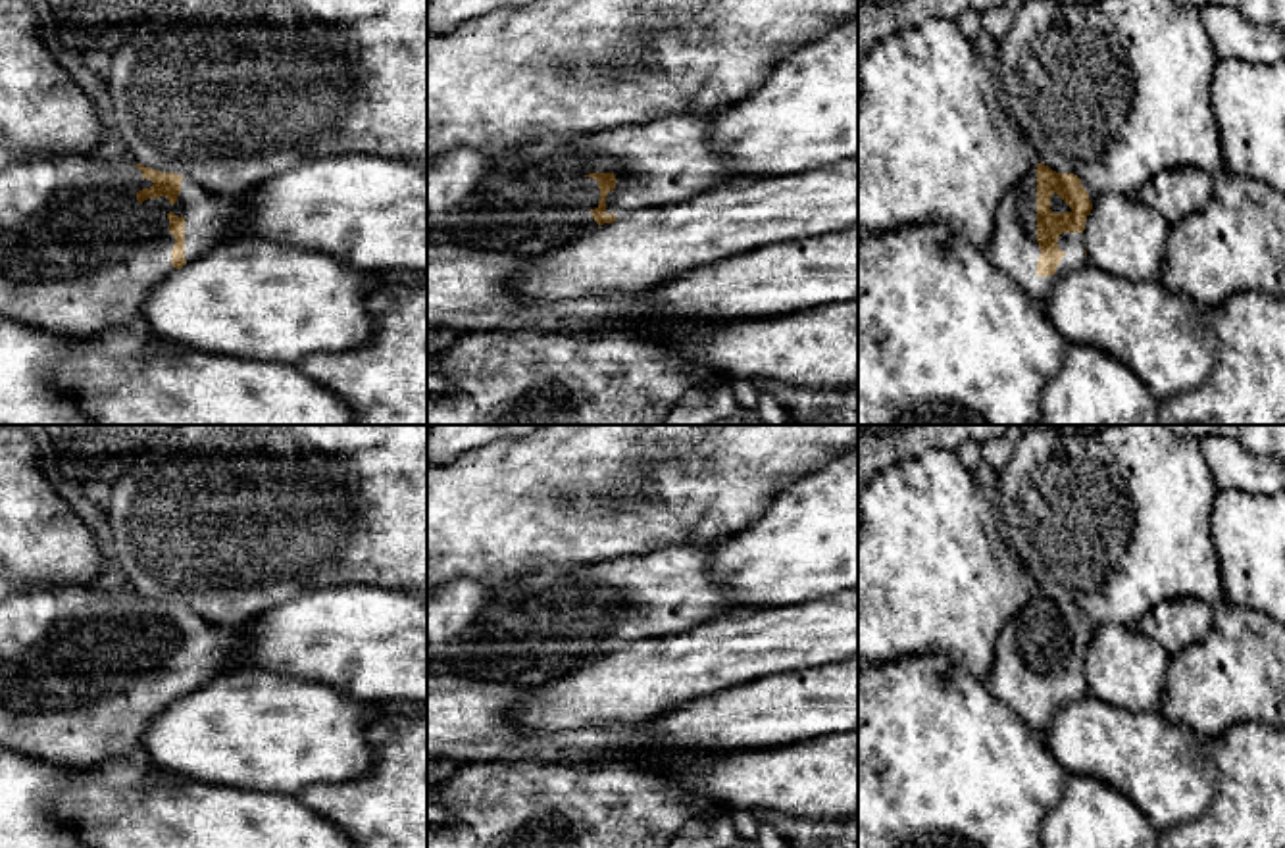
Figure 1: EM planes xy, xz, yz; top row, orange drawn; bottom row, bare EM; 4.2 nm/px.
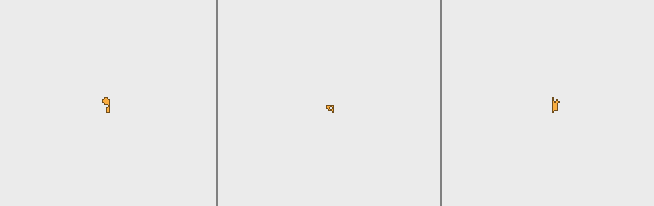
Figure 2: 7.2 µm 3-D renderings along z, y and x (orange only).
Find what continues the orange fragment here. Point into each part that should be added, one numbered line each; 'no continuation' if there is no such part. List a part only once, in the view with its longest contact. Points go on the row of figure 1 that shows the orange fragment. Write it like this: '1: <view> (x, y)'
1: yz (1014, 250)

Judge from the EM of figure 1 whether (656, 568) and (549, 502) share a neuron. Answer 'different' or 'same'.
different

